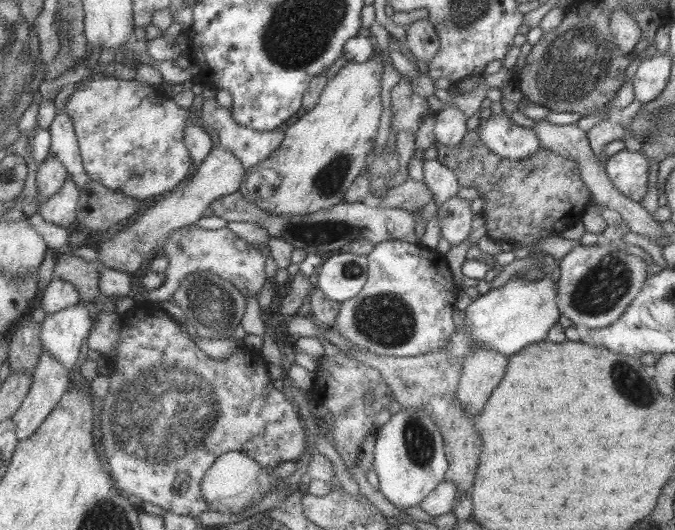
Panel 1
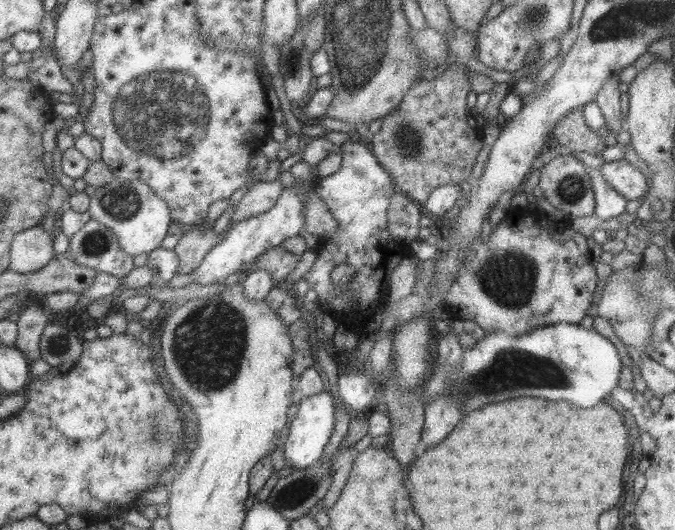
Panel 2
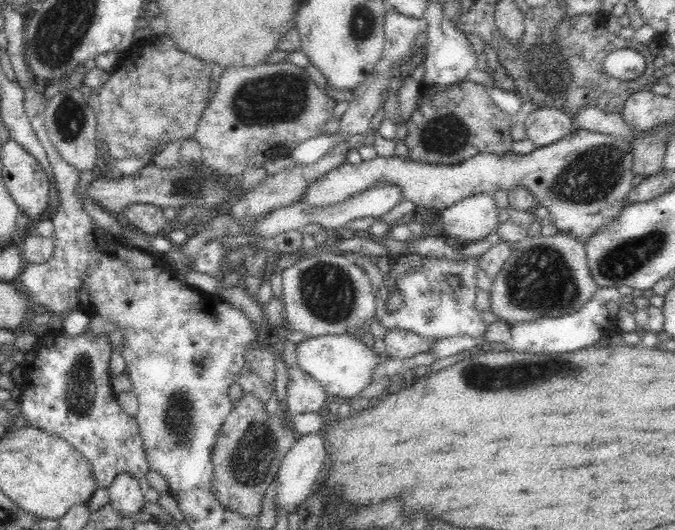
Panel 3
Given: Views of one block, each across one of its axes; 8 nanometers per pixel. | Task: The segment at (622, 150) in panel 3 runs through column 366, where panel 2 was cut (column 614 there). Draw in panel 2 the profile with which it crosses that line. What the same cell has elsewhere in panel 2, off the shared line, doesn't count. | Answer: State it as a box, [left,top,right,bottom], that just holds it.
[600,159,648,200]

